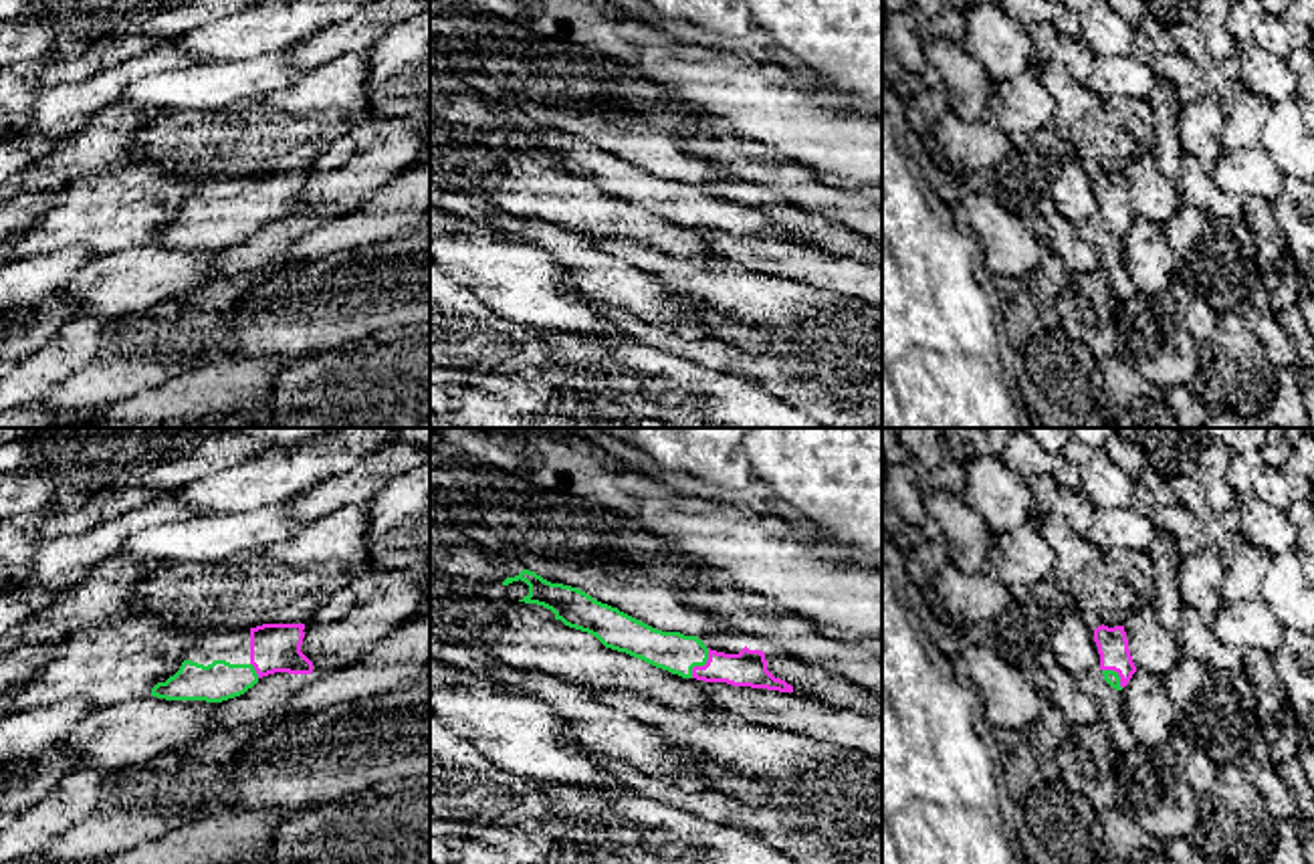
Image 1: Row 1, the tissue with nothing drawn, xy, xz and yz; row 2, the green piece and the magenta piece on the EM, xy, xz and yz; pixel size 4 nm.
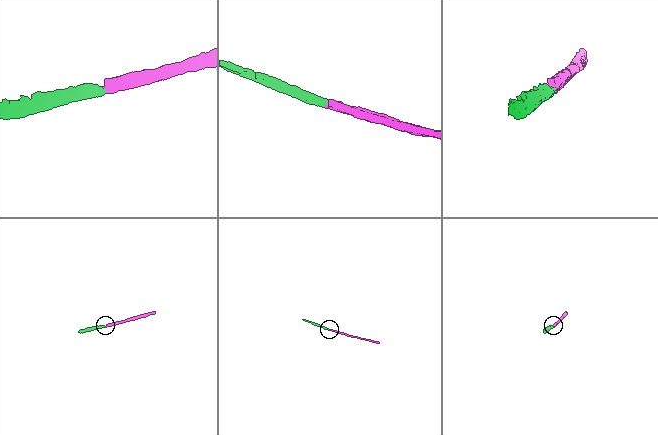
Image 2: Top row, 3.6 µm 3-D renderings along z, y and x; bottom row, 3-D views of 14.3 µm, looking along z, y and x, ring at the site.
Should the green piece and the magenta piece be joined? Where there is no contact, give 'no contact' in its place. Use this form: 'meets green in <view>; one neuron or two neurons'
meets green in xz; one neuron

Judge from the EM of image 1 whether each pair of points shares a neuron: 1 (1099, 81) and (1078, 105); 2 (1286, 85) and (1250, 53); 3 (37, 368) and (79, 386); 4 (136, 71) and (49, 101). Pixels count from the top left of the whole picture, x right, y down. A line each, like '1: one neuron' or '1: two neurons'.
1: two neurons
2: one neuron
3: two neurons
4: one neuron

